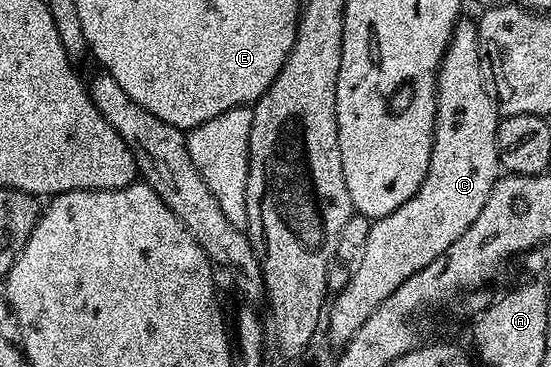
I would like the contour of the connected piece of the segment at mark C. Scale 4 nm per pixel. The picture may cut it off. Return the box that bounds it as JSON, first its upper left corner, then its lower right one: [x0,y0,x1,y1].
[328,19,500,345]

